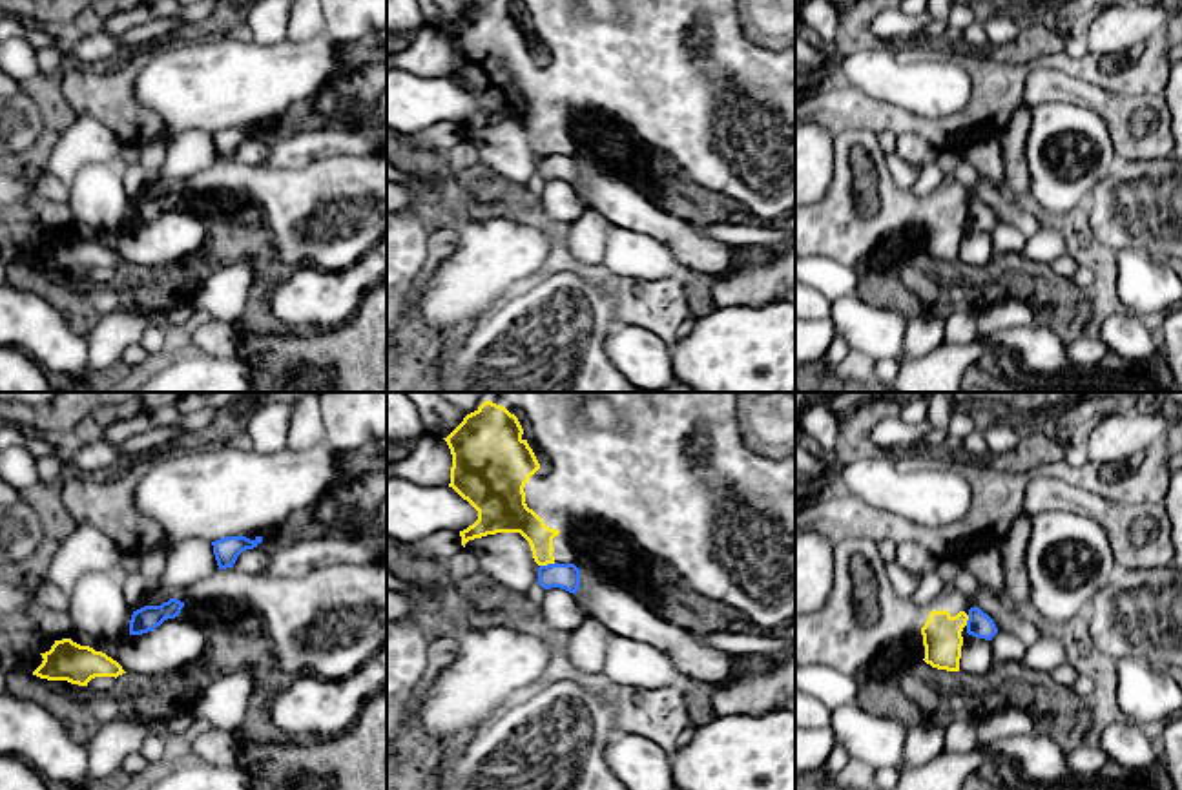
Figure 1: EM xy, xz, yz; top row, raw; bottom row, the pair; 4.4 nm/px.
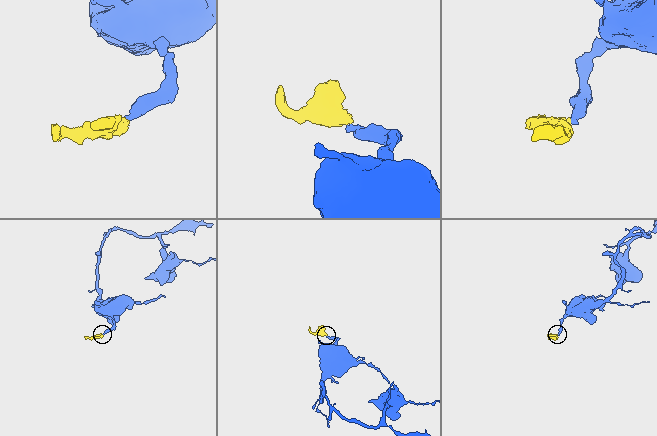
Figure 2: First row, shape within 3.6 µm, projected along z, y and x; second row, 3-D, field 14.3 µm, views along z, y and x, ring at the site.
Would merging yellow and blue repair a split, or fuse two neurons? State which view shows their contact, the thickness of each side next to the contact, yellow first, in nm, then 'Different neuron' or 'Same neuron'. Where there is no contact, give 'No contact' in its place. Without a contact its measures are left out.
Touches yellow in xz. Thickness 140 nm (yellow) against 110 nm. Different neuron

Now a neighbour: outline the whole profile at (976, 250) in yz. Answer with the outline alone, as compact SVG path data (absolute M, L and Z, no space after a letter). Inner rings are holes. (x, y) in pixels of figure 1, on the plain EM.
M967 226L961 237L959 263L983 268L996 257L990 232Z

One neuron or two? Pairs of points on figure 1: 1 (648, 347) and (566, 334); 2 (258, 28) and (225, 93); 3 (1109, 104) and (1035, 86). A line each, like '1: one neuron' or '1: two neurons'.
1: two neurons
2: two neurons
3: one neuron

